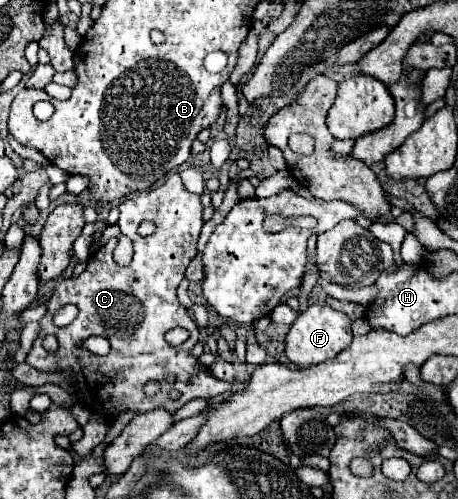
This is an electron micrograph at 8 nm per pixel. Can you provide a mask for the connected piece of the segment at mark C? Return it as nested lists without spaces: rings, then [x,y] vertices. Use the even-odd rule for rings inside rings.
[[[172,173],[164,185],[122,201],[118,209],[120,233],[126,235],[134,245],[132,263],[128,267],[120,267],[112,259],[112,251],[118,243],[118,237],[112,237],[106,245],[98,247],[90,255],[84,273],[80,273],[76,279],[60,281],[54,287],[50,301],[46,303],[48,313],[40,319],[40,333],[26,357],[26,363],[40,371],[62,369],[74,373],[80,391],[78,395],[82,397],[84,405],[92,413],[98,413],[106,419],[116,419],[118,413],[126,409],[144,413],[158,405],[174,413],[194,397],[214,399],[220,393],[230,391],[230,383],[214,379],[210,371],[204,375],[200,363],[190,357],[190,349],[198,341],[198,325],[190,319],[188,311],[178,303],[176,297],[176,289],[184,279],[184,271],[198,253],[196,243],[204,225],[200,195],[190,193],[184,187],[180,175]],[[142,221],[154,221],[156,233],[142,237],[138,233]],[[66,303],[74,303],[80,313],[70,325],[54,327],[52,317]],[[174,327],[184,327],[190,333],[188,341],[180,347],[170,347],[164,341],[164,333]],[[46,335],[54,335],[58,339],[56,353],[50,353],[42,347]],[[92,335],[100,335],[110,341],[112,351],[106,357],[94,355],[82,347],[82,341]],[[166,373],[174,373],[176,381],[166,383]],[[148,381],[158,381],[162,385],[162,389],[152,397],[144,393],[144,385]],[[172,391],[180,391],[180,399],[172,399]]]

